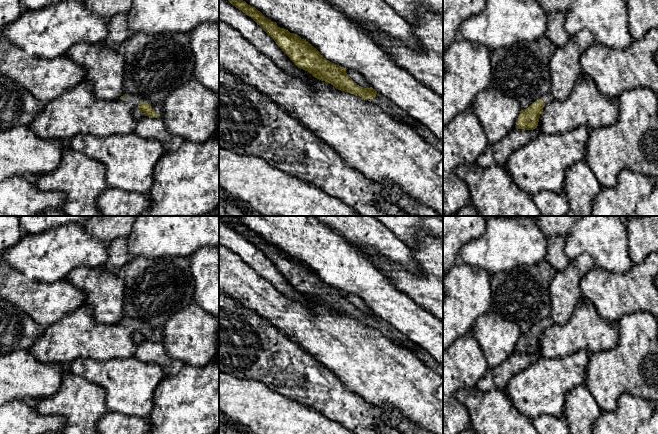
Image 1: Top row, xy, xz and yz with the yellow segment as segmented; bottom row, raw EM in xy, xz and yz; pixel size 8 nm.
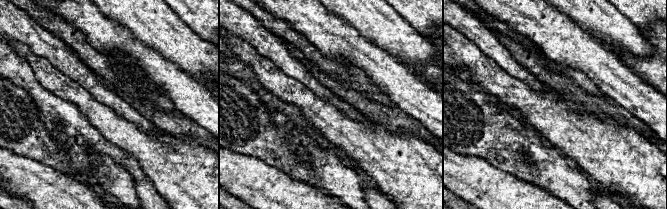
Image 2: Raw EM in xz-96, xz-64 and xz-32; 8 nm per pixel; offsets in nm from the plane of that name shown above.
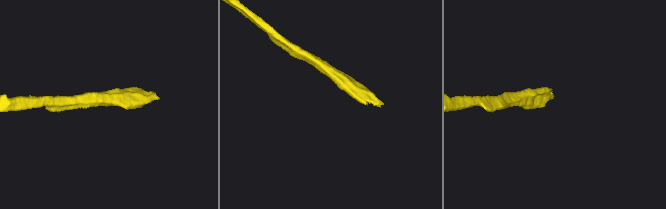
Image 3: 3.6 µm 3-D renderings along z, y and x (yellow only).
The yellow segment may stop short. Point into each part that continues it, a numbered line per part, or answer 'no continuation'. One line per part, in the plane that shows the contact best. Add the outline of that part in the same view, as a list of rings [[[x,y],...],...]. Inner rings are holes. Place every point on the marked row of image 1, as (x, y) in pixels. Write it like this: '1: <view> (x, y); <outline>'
1: xy (134, 100); [[[124,92],[123,96],[124,96],[124,99],[123,100],[119,99],[119,100],[121,100],[127,104],[138,107],[138,105],[141,102],[145,102],[145,103],[148,103],[151,105],[151,108],[155,111],[156,114],[159,115],[159,117],[161,117],[161,115],[163,113],[163,108],[162,108],[161,104],[149,102],[145,98],[131,94],[131,93]]]

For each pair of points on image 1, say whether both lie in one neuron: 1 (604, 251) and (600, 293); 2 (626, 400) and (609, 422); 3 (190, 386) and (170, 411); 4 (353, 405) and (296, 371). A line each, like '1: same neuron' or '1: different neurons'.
1: different neurons
2: same neuron
3: same neuron
4: same neuron

